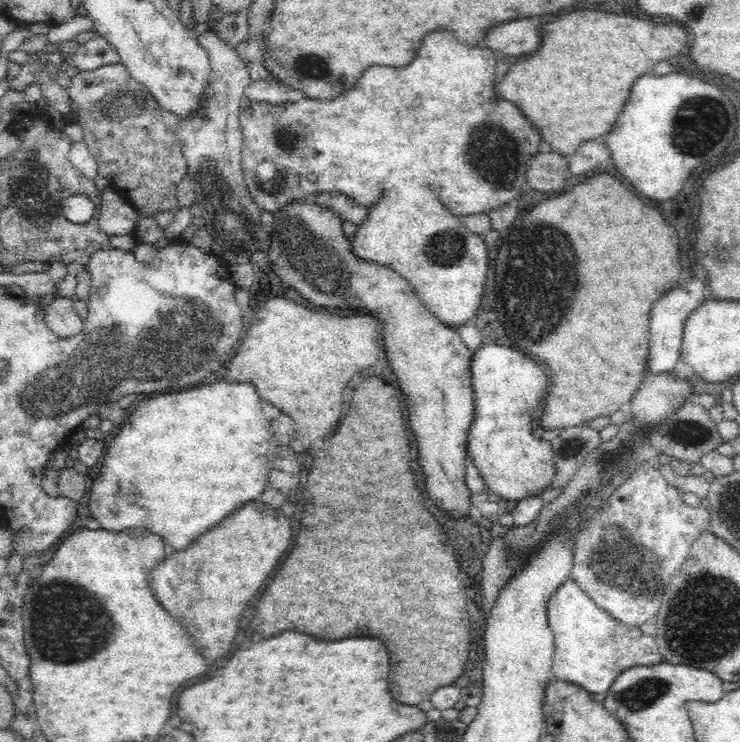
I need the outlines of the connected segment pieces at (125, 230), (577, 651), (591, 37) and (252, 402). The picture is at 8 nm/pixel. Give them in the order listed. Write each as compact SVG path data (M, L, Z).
M106 187L101 192L100 230L112 237L131 234L141 214L118 190Z
M569 578L548 602L548 623L555 638L551 675L558 680L584 687L591 694L608 692L616 676L637 665L663 662L655 637L645 636L639 628L629 628L599 608Z
M576 10L542 26L540 48L532 52L530 58L524 56L524 62L518 60L504 80L496 84L496 92L514 102L540 128L544 141L552 144L552 150L571 157L580 144L610 132L618 112L628 100L632 84L644 76L654 62L680 54L686 42L686 30L676 24L660 22L660 26L654 26L652 20L638 20L602 10Z
M212 382L212 384L204 384L200 388L194 390L186 390L186 392L176 392L176 394L164 394L164 396L156 396L150 400L137 402L134 408L126 413L125 421L118 434L112 437L110 446L104 455L102 468L96 475L92 487L90 489L90 512L92 516L99 522L104 530L124 530L124 528L146 528L158 536L162 536L162 540L166 544L170 544L176 550L184 550L188 548L188 544L192 544L198 536L202 536L206 532L206 528L212 528L216 524L220 524L228 514L232 514L238 506L242 506L244 502L250 502L254 498L258 498L266 486L268 486L268 467L270 444L270 424L262 414L260 408L260 398L256 394L256 388L252 384L230 384L230 382Z

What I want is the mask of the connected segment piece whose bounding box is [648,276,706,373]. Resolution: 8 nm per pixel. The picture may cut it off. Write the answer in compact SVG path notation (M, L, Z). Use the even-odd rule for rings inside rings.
M692 276L686 284L676 285L670 292L666 292L650 312L650 356L648 356L648 370L650 373L665 373L673 371L681 356L681 344L685 322L690 313L696 310L700 304L704 304L706 284L702 280Z

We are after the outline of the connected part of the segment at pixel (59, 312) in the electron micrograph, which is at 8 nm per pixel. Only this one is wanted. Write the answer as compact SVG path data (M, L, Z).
M56 296L44 309L46 324L56 336L68 338L82 330L83 320L73 307L72 298Z

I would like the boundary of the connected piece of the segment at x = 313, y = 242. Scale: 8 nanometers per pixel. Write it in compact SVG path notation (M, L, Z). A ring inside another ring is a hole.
M298 199L288 203L273 213L271 225L271 241L268 260L272 262L272 270L280 276L280 280L296 290L304 300L316 306L328 308L366 308L376 318L384 330L384 342L388 350L388 364L392 366L398 380L400 390L406 395L410 410L410 426L416 434L416 442L420 448L420 466L426 476L426 492L428 498L448 516L448 518L464 518L470 512L472 493L466 487L466 459L468 448L468 428L474 420L474 395L472 389L472 373L470 364L472 354L462 341L457 328L450 328L440 322L416 296L410 288L408 280L396 274L392 268L370 264L370 261L358 258L352 249L351 240L344 235L342 224L344 219L338 213L308 200Z

